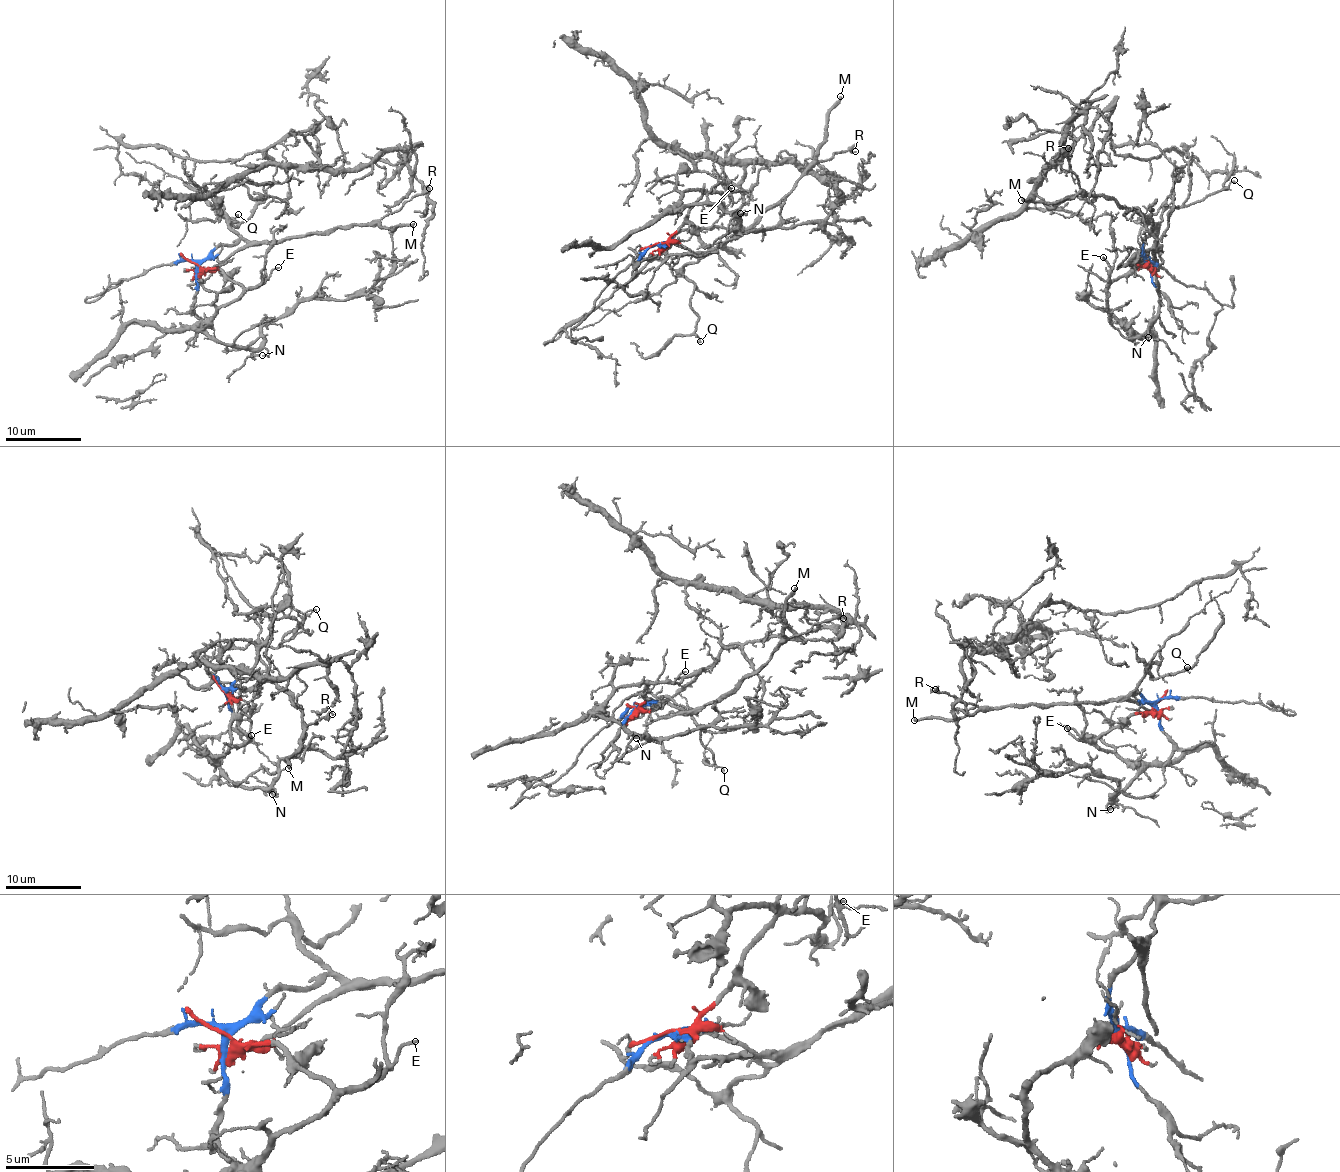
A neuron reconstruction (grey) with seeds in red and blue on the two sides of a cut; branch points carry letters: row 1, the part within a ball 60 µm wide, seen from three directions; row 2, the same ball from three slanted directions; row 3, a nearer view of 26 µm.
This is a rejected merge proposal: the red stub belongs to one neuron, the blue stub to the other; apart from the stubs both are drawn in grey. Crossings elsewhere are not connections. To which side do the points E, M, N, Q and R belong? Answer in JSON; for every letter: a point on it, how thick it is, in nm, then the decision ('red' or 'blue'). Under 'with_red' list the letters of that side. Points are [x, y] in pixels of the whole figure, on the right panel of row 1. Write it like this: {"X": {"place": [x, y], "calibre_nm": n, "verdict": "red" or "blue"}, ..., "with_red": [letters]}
{"E": {"place": [1103, 257], "calibre_nm": 160, "verdict": "red"}, "M": {"place": [1021, 200], "calibre_nm": 240, "verdict": "blue"}, "N": {"place": [1148, 337], "calibre_nm": 200, "verdict": "red"}, "Q": {"place": [1234, 180], "calibre_nm": 130, "verdict": "blue"}, "R": {"place": [1068, 148], "calibre_nm": 120, "verdict": "blue"}, "with_red": ["E", "N"]}

